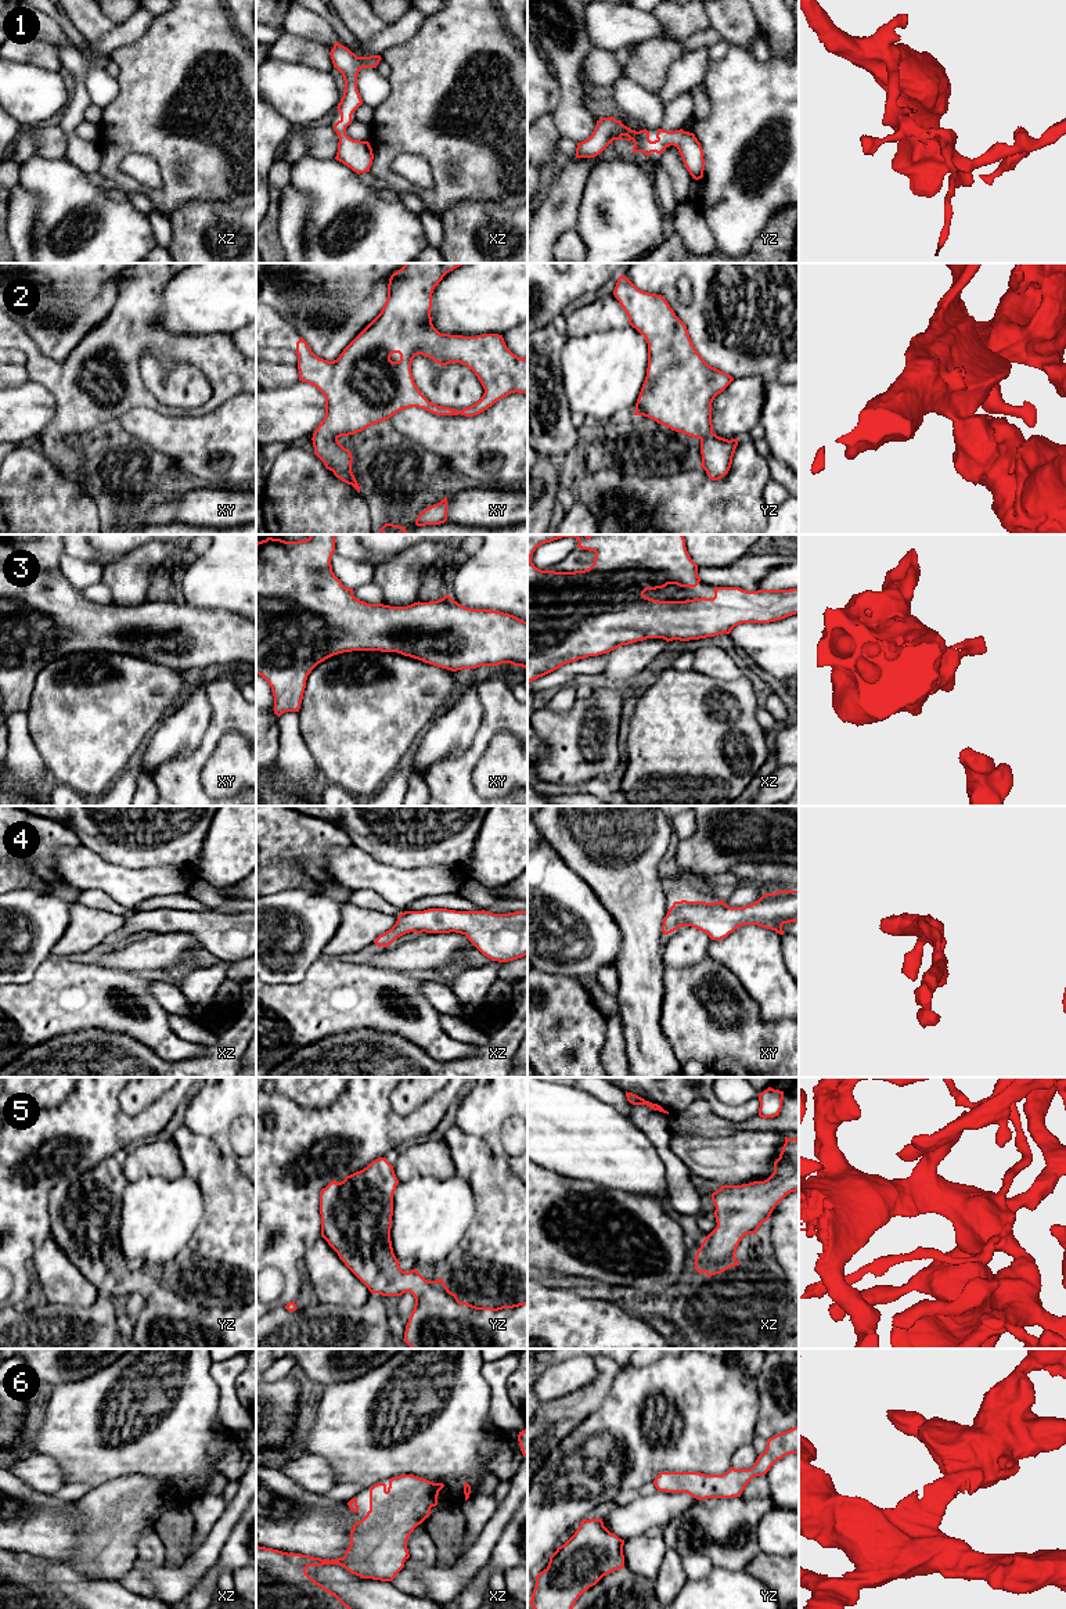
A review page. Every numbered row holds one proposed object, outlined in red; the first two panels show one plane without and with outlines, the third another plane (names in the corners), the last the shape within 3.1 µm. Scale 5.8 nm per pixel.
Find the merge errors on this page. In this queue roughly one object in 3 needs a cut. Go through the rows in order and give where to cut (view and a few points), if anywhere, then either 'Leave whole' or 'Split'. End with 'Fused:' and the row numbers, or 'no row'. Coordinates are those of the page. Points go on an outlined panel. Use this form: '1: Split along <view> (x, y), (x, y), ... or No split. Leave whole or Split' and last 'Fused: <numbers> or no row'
1: No split. Leave whole
2: No split. Leave whole
3: No split. Leave whole
4: No split. Leave whole
5: No split. Leave whole
6: No split. Leave whole
Fused: no row

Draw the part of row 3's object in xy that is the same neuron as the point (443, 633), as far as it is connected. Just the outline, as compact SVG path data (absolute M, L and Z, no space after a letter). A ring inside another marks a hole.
M307 534L306 540L285 541L281 539L267 537L256 543L256 674L262 676L274 696L274 713L280 717L285 712L299 712L306 688L307 676L311 670L325 659L352 651L381 651L397 652L425 663L447 669L451 672L462 669L476 669L480 666L498 666L501 663L511 663L527 669L527 622L500 611L493 609L472 609L454 601L449 594L437 601L414 602L407 606L390 606L383 604L367 604L353 595L353 588L345 587L342 582L332 572L331 558L335 552L336 534Z

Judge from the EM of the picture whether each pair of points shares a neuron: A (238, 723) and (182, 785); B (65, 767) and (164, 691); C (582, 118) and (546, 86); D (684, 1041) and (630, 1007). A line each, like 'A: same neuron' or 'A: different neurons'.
A: same neuron
B: same neuron
C: different neurons
D: different neurons

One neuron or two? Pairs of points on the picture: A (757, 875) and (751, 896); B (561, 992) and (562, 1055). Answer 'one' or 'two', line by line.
A: two
B: one

